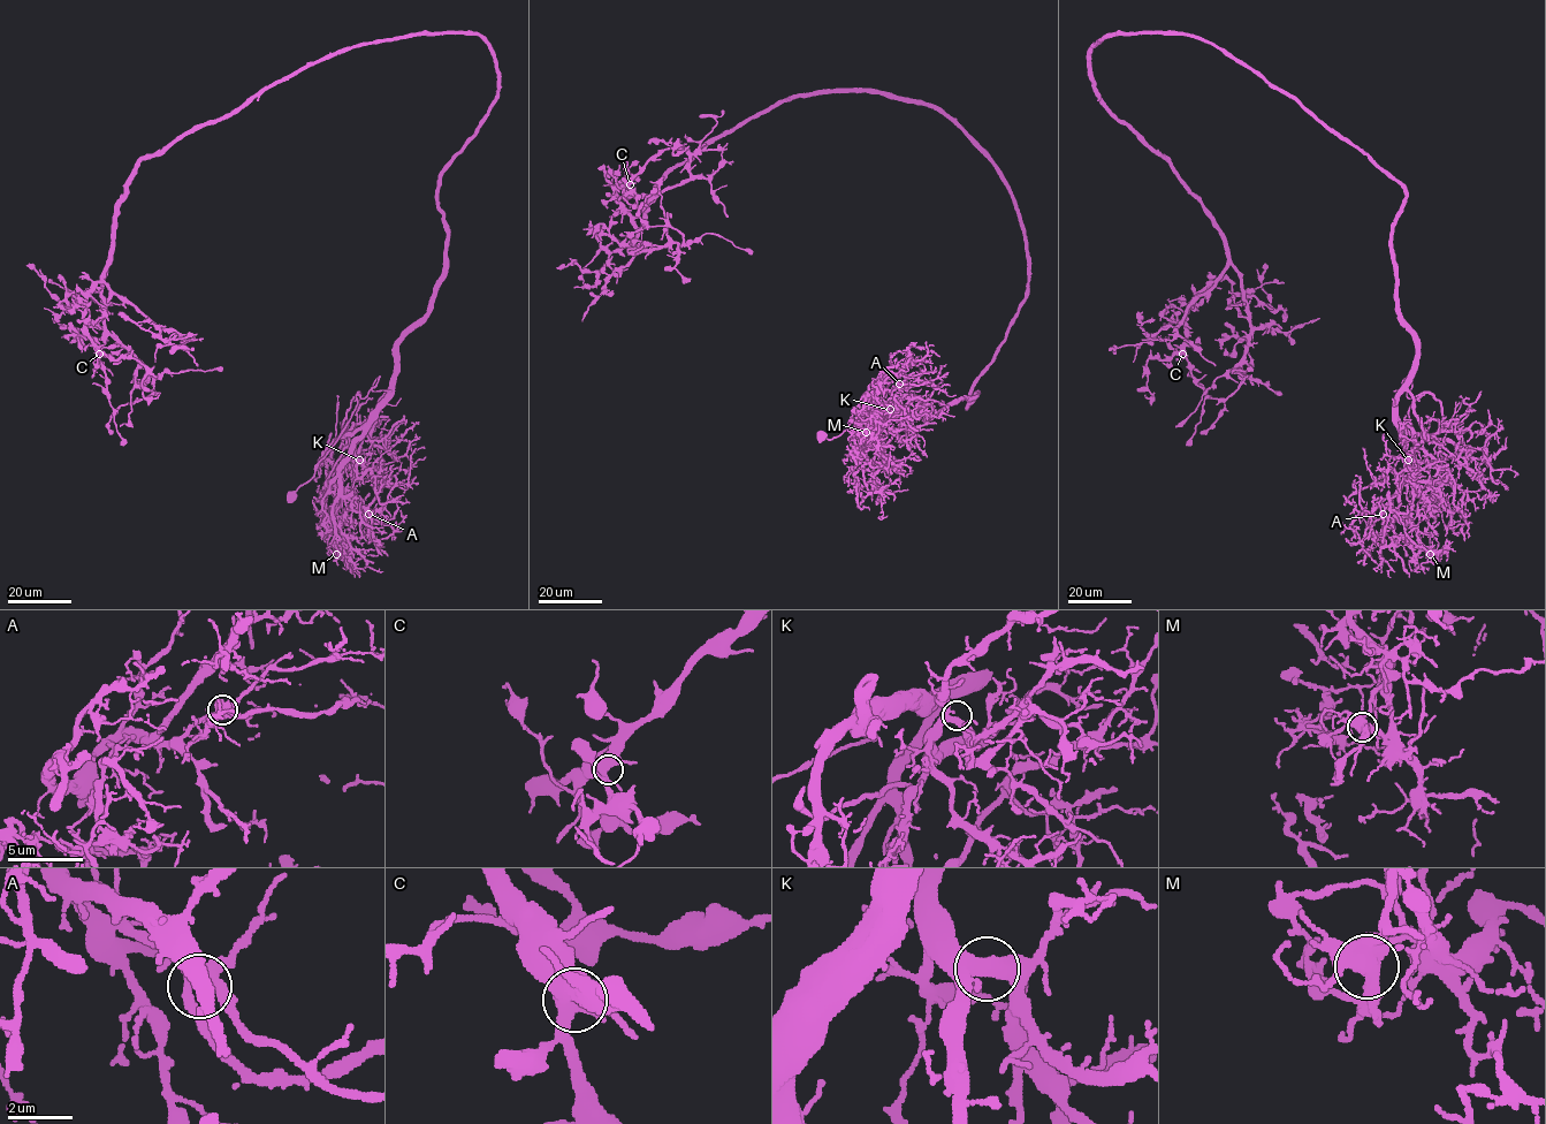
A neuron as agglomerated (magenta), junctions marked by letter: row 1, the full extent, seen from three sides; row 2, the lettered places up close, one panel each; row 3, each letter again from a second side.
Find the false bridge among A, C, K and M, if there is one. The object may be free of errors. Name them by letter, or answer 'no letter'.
M

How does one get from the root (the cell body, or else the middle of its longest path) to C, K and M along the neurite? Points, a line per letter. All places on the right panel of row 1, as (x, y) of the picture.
C: (1434, 495), (1406, 189), (1212, 45), (1114, 33), (1099, 98), (1226, 251), (1182, 354)
K: (1434, 495), (1437, 485), (1419, 457), (1408, 412), (1430, 393), (1447, 425), (1408, 460)
M: (1434, 495), (1408, 412), (1426, 393), (1447, 425), (1423, 441), (1430, 477), (1418, 491), (1417, 537), (1430, 554)

